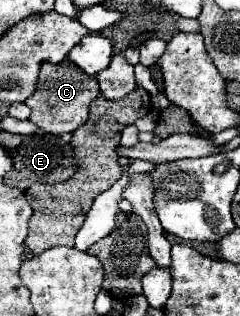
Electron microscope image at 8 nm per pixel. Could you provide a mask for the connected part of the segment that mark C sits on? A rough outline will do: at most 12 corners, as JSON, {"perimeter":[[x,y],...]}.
{"perimeter":[[65,60],[41,66],[25,104],[49,134],[75,132],[99,96],[95,76]]}

